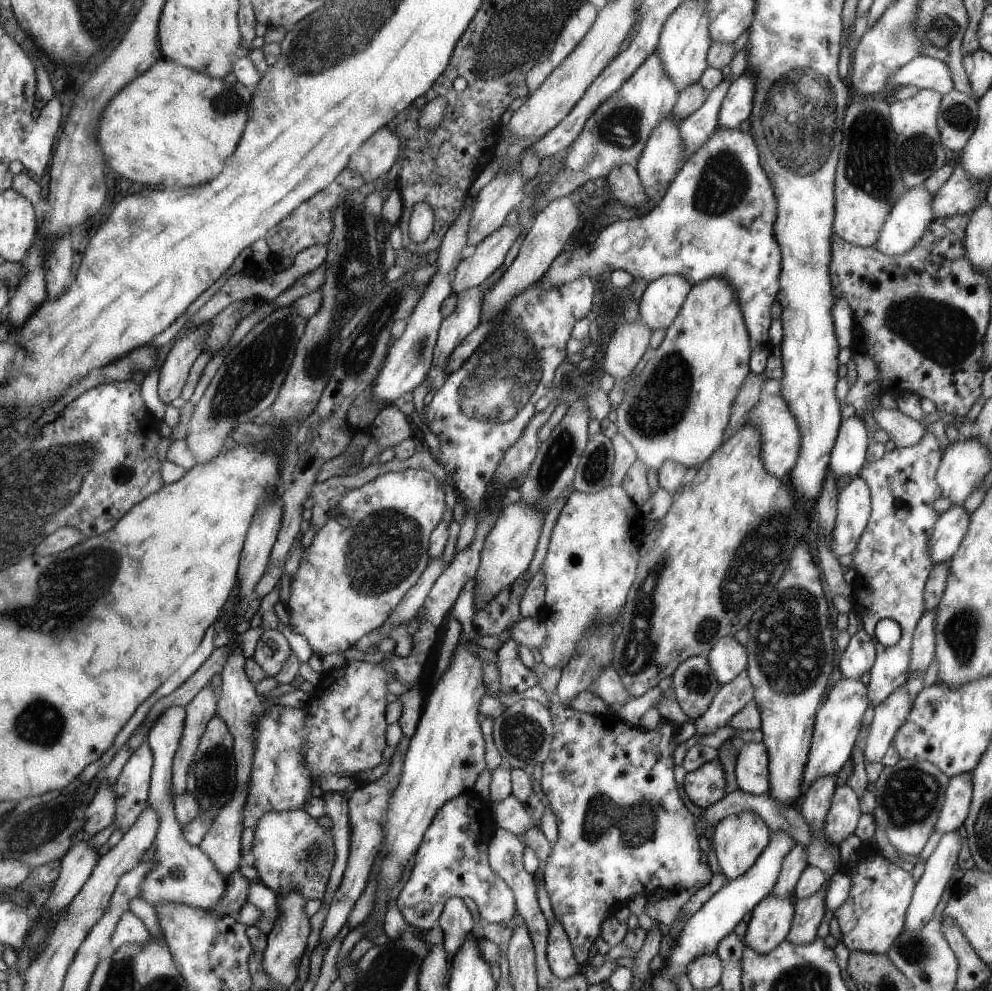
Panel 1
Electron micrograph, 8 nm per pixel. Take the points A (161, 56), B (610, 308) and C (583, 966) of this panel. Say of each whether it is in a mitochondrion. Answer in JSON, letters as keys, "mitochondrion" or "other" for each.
{"A":"other","B":"other","C":"other"}

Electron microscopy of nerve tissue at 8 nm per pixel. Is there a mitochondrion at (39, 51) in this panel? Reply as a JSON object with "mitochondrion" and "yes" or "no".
{"mitochondrion":"no"}

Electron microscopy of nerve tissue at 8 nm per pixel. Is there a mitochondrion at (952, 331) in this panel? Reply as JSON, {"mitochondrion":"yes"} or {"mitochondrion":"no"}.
{"mitochondrion":"yes"}

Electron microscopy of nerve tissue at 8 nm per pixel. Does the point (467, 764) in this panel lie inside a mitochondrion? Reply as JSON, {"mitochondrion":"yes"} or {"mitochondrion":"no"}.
{"mitochondrion":"no"}

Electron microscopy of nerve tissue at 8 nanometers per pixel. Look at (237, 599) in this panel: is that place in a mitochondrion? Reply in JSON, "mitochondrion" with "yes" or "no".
{"mitochondrion":"no"}

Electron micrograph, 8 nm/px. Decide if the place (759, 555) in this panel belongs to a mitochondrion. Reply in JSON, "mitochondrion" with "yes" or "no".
{"mitochondrion":"yes"}

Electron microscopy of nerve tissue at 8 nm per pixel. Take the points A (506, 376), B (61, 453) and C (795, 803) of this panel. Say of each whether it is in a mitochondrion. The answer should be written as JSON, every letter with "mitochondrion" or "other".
{"A":"mitochondrion","B":"mitochondrion","C":"other"}

